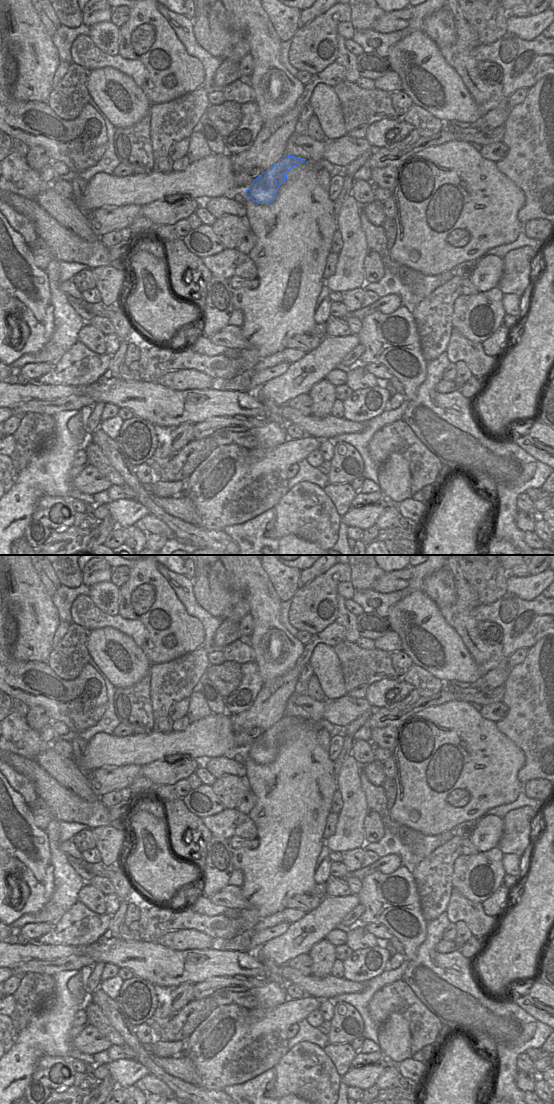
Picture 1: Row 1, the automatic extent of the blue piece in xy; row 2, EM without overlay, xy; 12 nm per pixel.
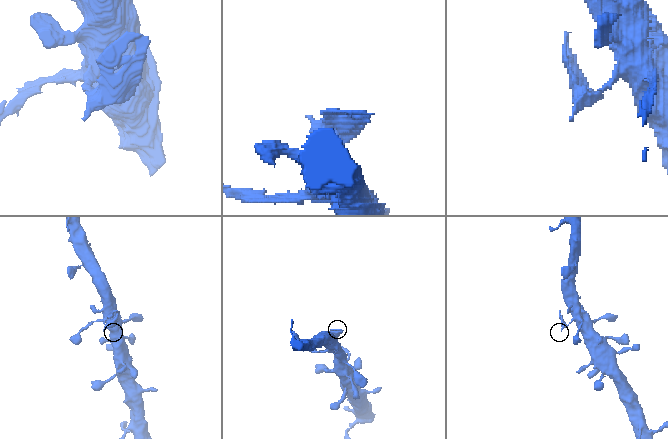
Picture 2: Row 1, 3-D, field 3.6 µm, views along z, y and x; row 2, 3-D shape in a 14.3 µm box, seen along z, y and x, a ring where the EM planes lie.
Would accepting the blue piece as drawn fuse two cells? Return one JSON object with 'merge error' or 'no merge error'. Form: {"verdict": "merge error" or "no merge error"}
{"verdict": "merge error"}

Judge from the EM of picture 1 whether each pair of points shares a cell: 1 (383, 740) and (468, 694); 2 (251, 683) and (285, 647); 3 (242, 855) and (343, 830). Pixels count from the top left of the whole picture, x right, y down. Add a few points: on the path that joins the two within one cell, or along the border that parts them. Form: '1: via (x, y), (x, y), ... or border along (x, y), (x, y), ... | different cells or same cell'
1: border along (396, 728), (373, 727), (371, 729) | different cells
2: border along (254, 662), (257, 665), (263, 682) | different cells
3: border along (325, 839), (326, 844) | different cells

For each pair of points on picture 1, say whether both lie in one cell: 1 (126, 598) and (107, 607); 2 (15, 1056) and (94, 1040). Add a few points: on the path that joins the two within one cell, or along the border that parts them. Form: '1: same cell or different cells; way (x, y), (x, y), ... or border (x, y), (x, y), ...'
1: different cells; border (119, 587), (119, 610), (117, 614)
2: different cells; border (71, 1039), (73, 1048)

